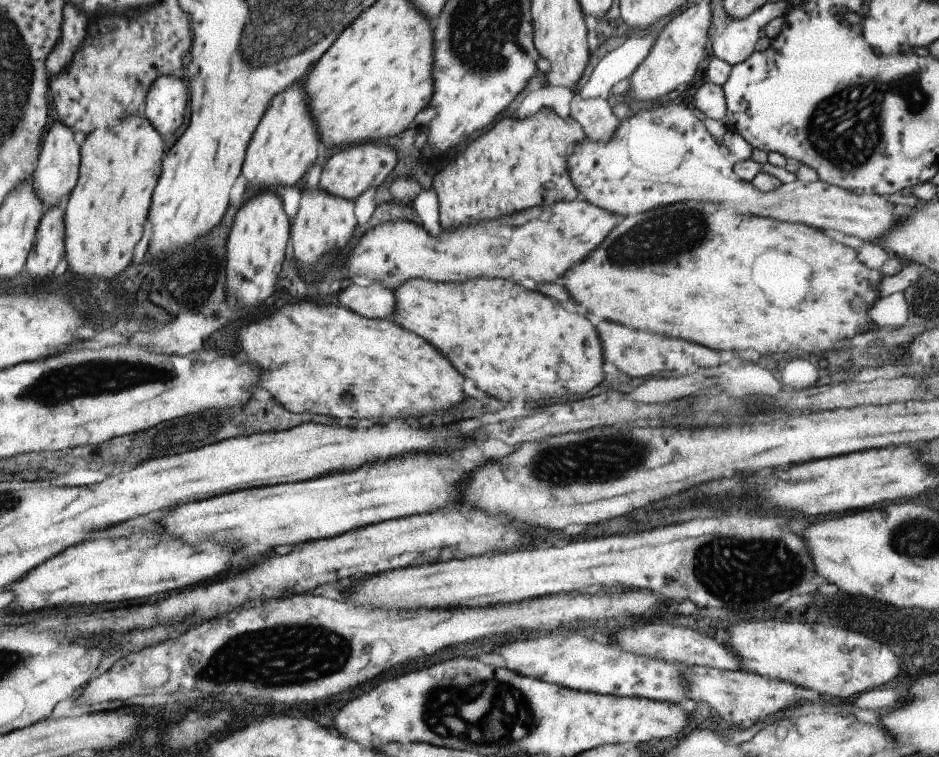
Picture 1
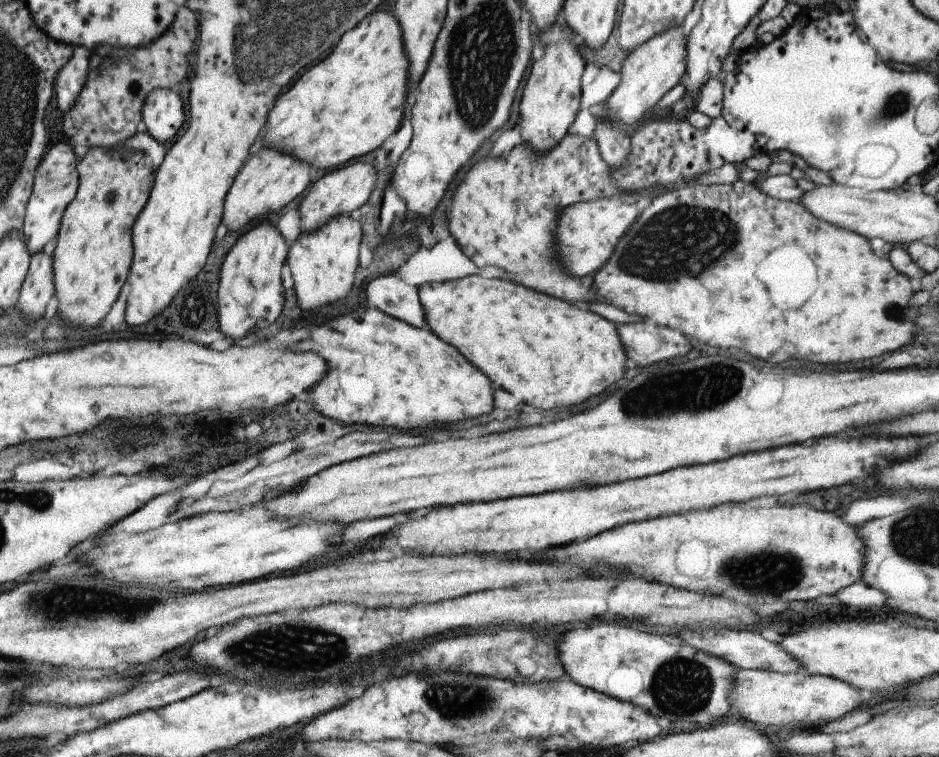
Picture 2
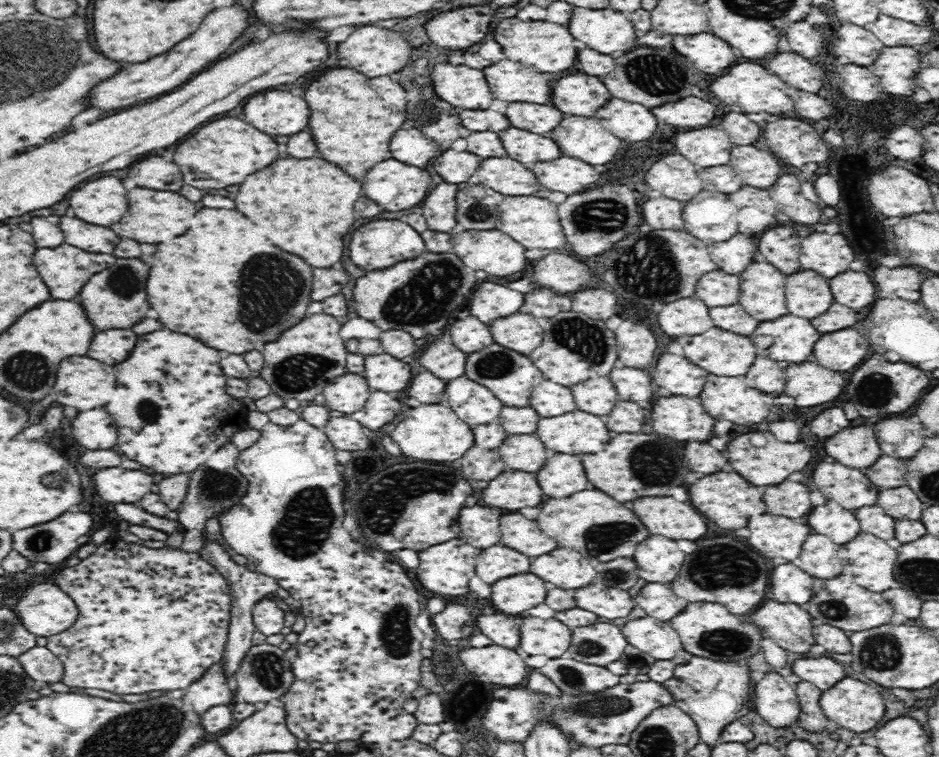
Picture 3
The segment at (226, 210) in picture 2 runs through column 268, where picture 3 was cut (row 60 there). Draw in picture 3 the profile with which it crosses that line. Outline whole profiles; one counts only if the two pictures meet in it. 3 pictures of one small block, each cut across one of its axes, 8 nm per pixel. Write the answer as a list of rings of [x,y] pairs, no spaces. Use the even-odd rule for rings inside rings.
[[[238,4],[210,12],[208,18],[204,18],[204,22],[200,24],[198,32],[188,36],[184,42],[176,44],[172,50],[168,50],[168,54],[160,54],[144,64],[132,64],[128,68],[122,68],[112,78],[106,78],[98,86],[94,86],[88,96],[88,108],[116,110],[116,108],[124,108],[124,106],[160,96],[164,92],[170,92],[172,88],[178,88],[180,84],[188,82],[202,72],[210,60],[214,60],[226,52],[228,46],[244,32],[244,28],[248,28],[250,20],[252,18],[248,18],[248,10],[244,10]]]

